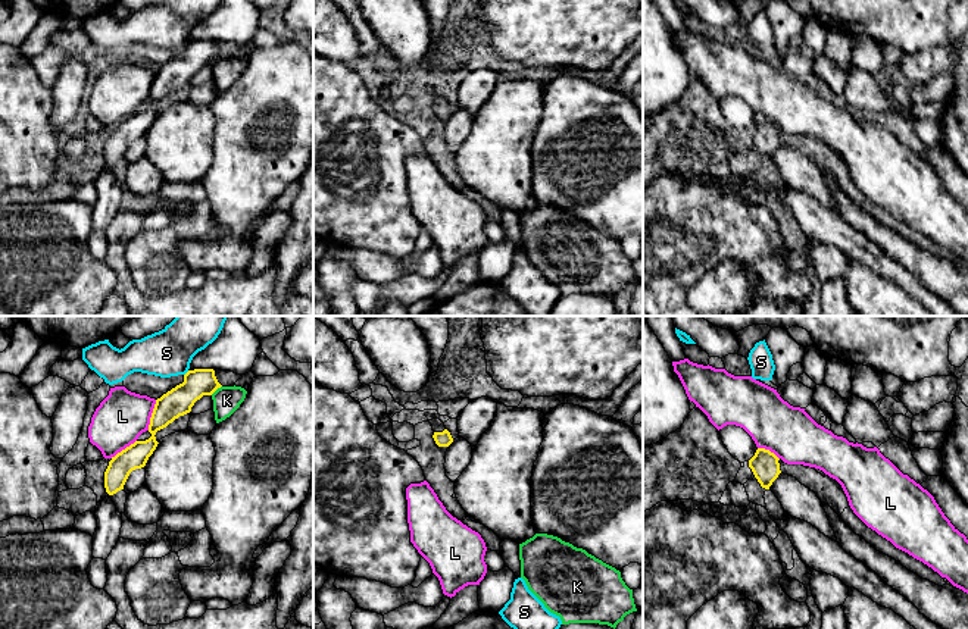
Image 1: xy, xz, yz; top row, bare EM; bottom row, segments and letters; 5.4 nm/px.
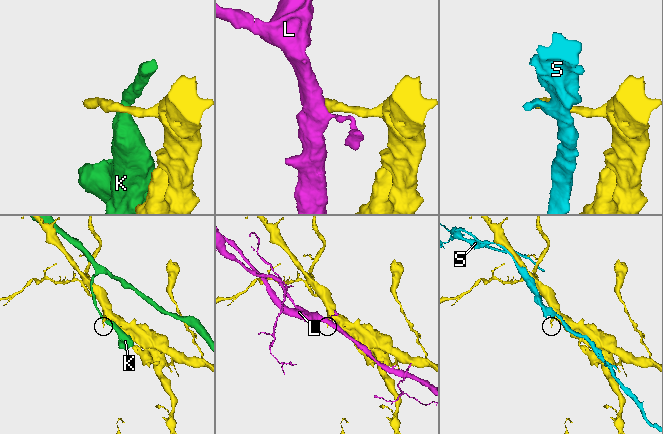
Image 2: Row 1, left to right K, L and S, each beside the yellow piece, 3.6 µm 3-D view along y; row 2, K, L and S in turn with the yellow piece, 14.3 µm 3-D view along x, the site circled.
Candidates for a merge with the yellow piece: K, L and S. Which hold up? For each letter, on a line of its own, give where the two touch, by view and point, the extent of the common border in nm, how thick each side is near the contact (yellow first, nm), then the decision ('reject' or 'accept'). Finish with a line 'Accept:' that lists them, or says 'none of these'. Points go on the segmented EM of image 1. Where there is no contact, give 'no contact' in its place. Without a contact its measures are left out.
K: meets yellow in xy at (215, 390); contact 80 nm long; 160 nm thick on the yellow side, 150 nm on the other; reject
L: meets yellow in xy at (152, 415); contact 180 nm long; 160 nm thick on the yellow side, 280 nm on the other; reject
S: meets yellow in xy at (186, 374); contact 40 nm long; 160 nm thick on the yellow side, 260 nm on the other; reject
Accept: none of these

